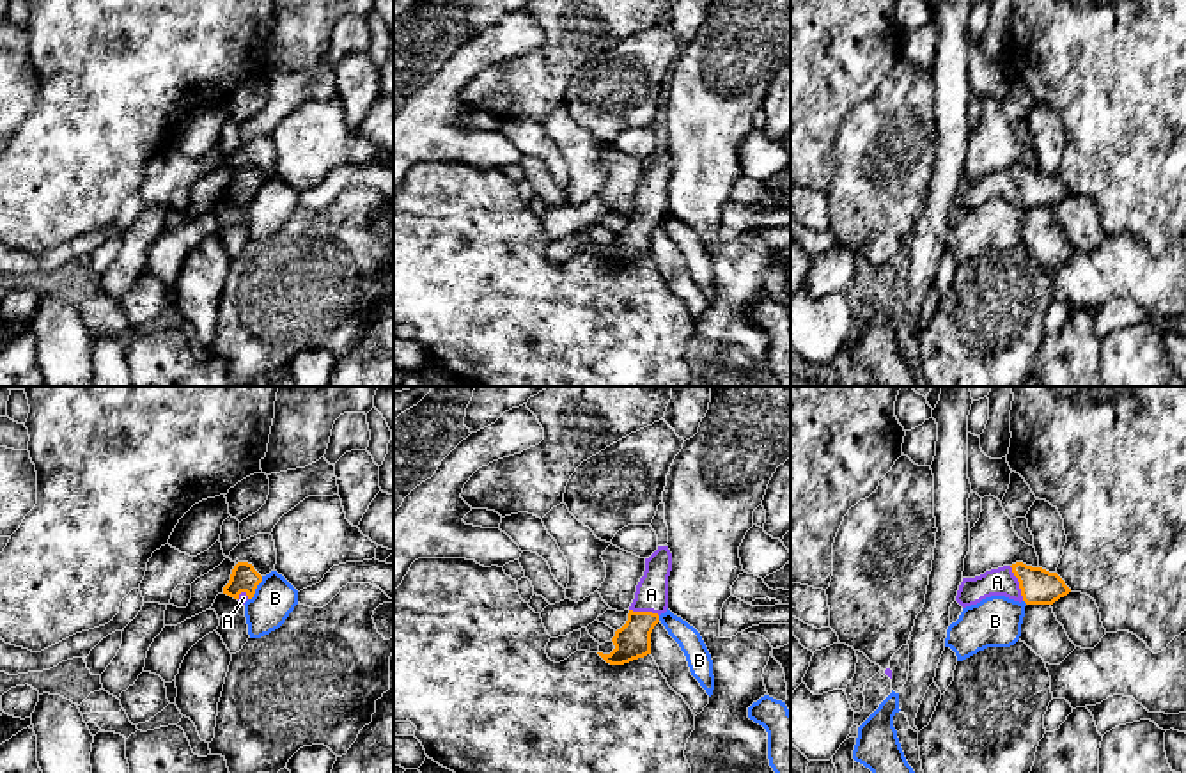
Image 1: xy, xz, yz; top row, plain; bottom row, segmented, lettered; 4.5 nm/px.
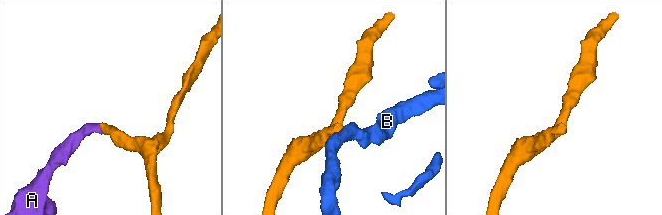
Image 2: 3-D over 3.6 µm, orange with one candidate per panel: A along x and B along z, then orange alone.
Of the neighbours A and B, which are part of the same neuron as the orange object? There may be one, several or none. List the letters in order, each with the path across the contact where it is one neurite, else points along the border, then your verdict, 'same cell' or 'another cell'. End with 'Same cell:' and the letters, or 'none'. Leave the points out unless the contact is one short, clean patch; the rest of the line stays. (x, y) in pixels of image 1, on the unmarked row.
A: across yz (1037, 188), (1020, 187), (997, 185) | same cell
B: another cell
Same cell: A

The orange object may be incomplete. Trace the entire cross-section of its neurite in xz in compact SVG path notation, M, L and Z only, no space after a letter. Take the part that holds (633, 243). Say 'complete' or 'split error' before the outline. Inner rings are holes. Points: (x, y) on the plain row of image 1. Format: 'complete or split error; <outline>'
split error; M658 149L645 161L645 174L636 188L628 223L612 241L615 252L610 257L597 255L606 266L624 268L651 257L651 236L668 211L670 174L672 156L668 149Z

